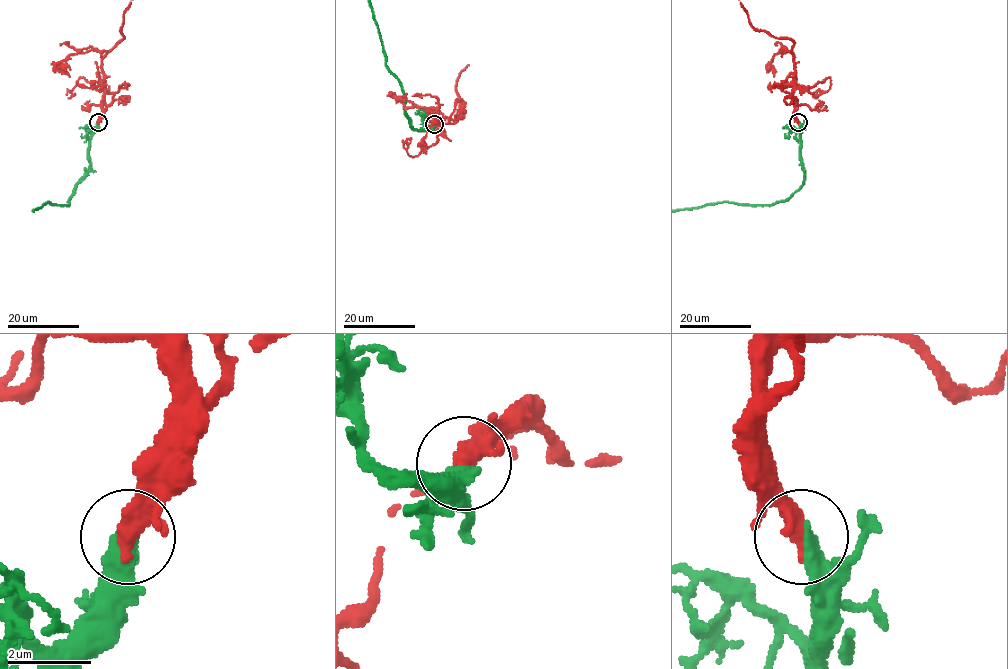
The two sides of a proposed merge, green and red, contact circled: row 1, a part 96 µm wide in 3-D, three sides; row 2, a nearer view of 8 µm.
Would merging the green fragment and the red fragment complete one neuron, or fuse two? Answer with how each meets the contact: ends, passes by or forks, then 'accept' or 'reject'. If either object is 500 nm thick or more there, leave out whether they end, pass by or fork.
accept

